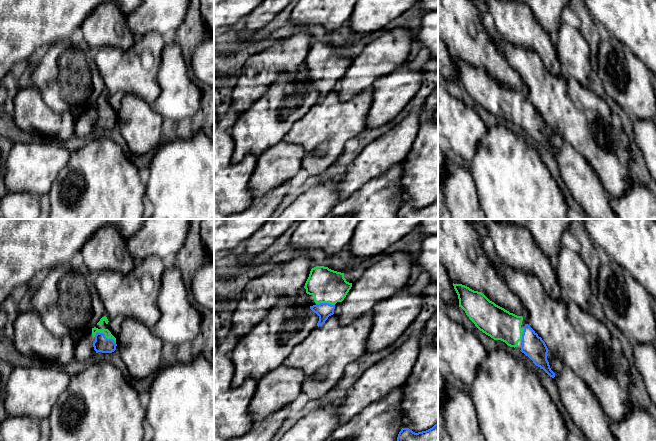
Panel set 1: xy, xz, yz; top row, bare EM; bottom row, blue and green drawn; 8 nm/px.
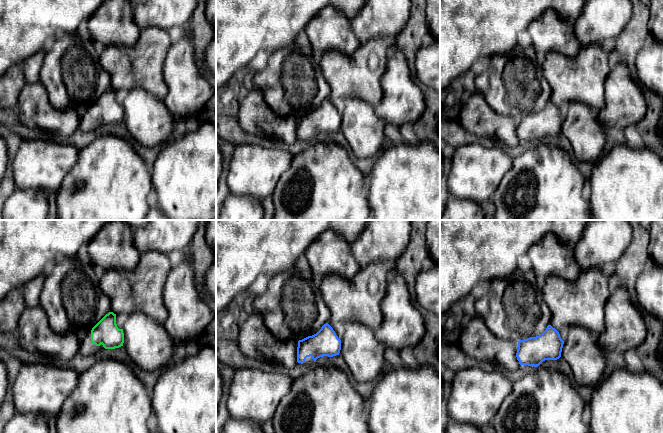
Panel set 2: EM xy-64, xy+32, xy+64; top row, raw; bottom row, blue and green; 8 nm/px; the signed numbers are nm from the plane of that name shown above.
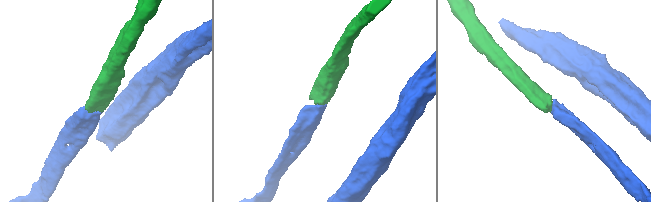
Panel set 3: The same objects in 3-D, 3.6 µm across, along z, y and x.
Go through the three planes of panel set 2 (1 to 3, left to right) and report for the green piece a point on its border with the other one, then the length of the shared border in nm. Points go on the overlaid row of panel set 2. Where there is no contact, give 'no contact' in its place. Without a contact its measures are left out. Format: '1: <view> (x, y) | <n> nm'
1: no contact
2: no contact
3: no contact

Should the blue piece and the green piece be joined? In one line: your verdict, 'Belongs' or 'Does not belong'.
Belongs

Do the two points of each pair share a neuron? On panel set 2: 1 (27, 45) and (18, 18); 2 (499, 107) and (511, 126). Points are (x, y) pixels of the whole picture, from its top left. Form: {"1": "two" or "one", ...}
{"1": "one", "2": "two"}

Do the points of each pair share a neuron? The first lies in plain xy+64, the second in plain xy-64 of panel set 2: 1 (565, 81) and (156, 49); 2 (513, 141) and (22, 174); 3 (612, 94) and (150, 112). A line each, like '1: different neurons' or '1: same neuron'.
1: same neuron
2: different neurons
3: different neurons

